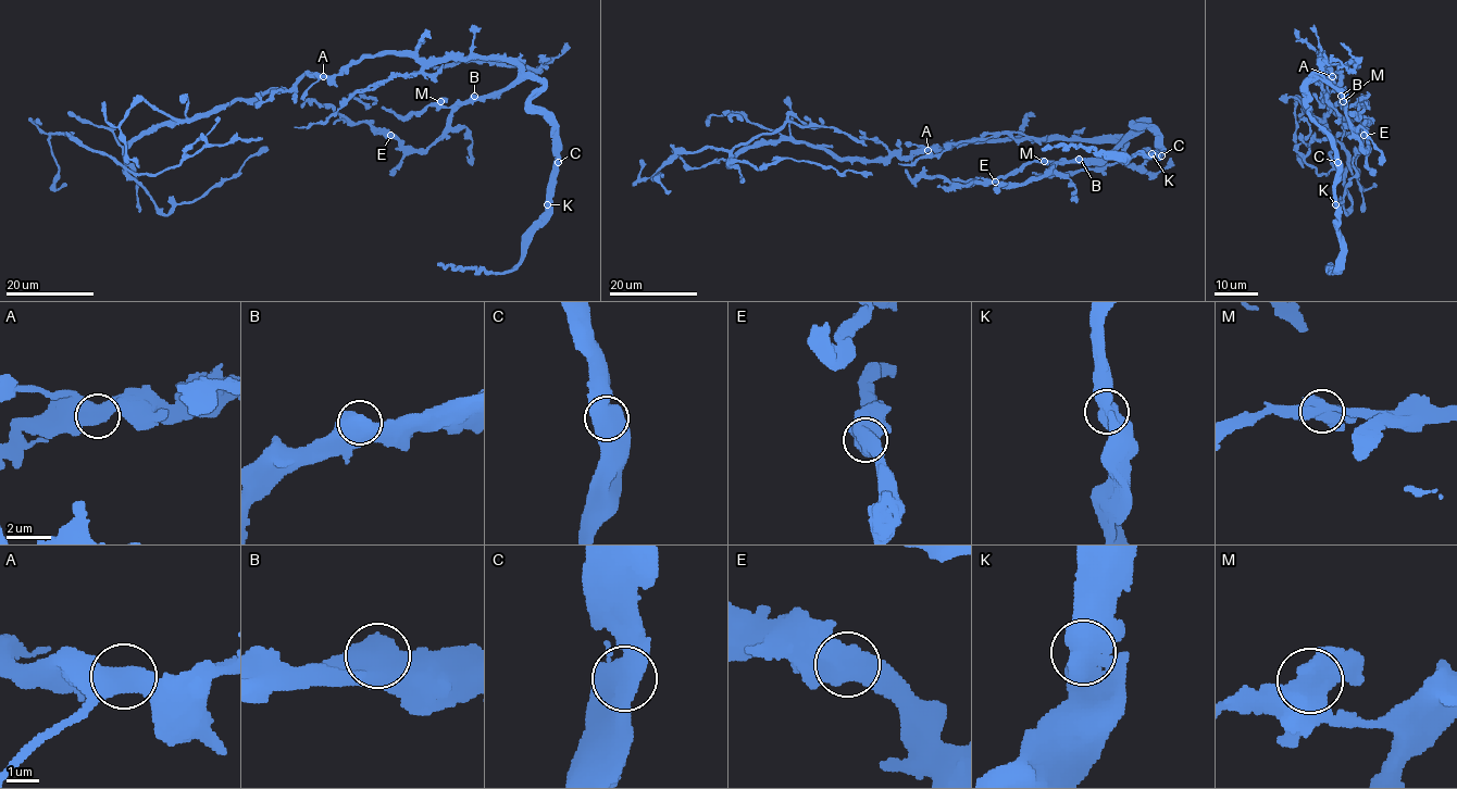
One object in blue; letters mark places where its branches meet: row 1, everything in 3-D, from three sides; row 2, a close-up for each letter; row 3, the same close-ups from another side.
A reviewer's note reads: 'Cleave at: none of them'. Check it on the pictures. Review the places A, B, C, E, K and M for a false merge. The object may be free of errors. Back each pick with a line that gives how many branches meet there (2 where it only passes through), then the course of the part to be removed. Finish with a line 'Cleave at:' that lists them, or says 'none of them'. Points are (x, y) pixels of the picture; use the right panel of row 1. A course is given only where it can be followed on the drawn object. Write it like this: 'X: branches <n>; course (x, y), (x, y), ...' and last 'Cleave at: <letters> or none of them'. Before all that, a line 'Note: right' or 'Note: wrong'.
Note: right
Cleave at: none of them

